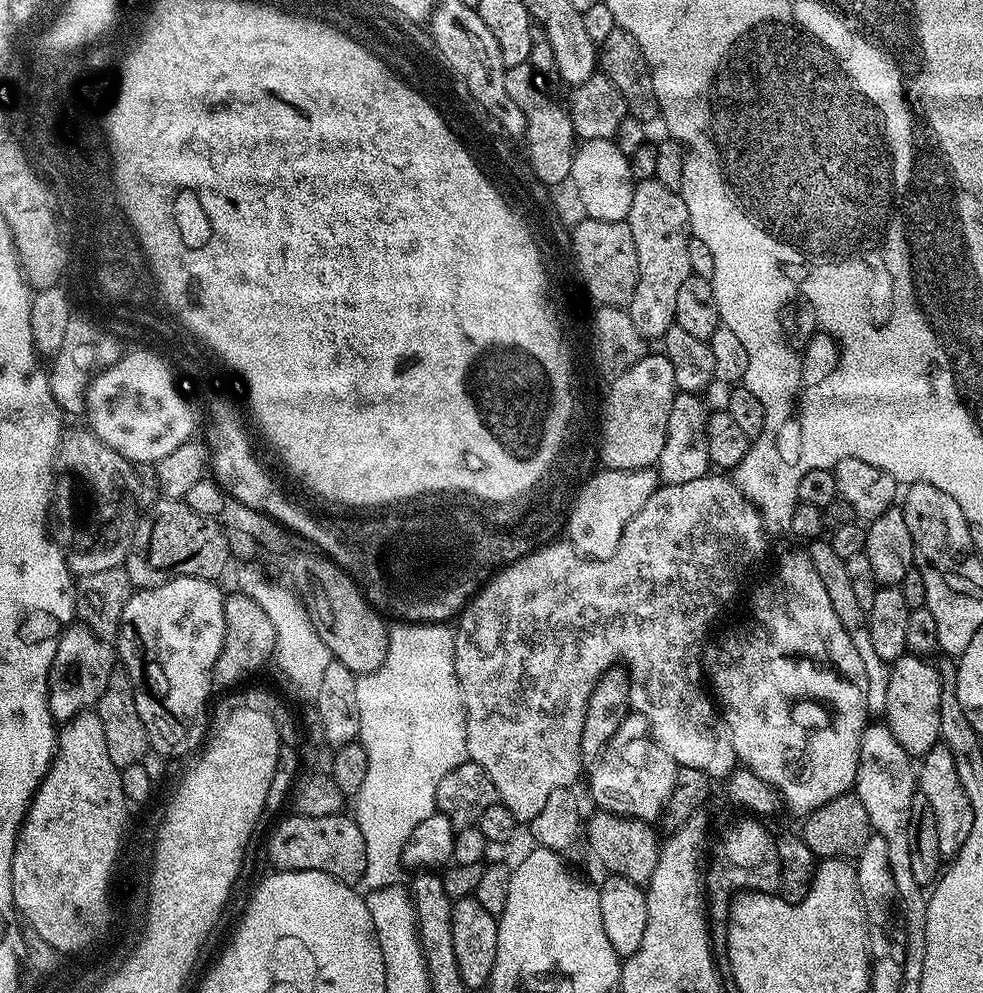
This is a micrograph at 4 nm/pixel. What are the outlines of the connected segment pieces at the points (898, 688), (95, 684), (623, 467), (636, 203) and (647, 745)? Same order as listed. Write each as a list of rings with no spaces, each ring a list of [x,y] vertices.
[[[905,654],[891,665],[883,719],[898,745],[912,758],[923,758],[940,738],[940,670],[925,657]]]
[[[76,622],[65,627],[55,641],[54,662],[50,666],[48,675],[48,705],[50,714],[58,722],[67,722],[77,716],[79,712],[95,709],[96,703],[102,698],[102,690],[106,690],[106,682],[110,682],[110,674],[118,664],[118,656],[113,645],[104,641],[103,635],[97,634],[88,627],[87,623]]]
[[[645,354],[630,370],[626,370],[626,374],[615,377],[611,384],[603,400],[603,467],[613,472],[636,472],[639,468],[652,468],[662,454],[662,445],[666,442],[666,418],[670,416],[670,406],[678,391],[674,382],[674,366],[670,366],[662,354]]]
[[[655,178],[642,180],[633,190],[626,221],[634,238],[634,250],[638,250],[638,282],[626,310],[630,314],[630,322],[634,322],[638,334],[642,334],[645,341],[659,341],[666,330],[673,327],[678,289],[692,275],[686,202],[677,189],[662,186],[662,182]]]
[[[630,712],[621,719],[612,740],[591,766],[592,777],[588,780],[588,788],[592,791],[597,809],[645,822],[661,819],[664,803],[676,785],[678,765],[650,731],[647,718],[642,714]]]

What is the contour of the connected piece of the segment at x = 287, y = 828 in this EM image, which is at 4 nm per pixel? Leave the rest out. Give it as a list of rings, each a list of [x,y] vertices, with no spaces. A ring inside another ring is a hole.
[[[295,814],[289,815],[289,820],[284,820],[272,832],[272,837],[268,840],[268,860],[273,865],[273,869],[281,872],[301,872],[302,870],[318,870],[322,874],[330,874],[336,880],[340,880],[343,884],[359,885],[364,879],[364,871],[366,870],[366,842],[362,839],[362,830],[358,830],[355,819],[351,815],[341,814],[338,816],[327,816],[326,818],[306,818]]]

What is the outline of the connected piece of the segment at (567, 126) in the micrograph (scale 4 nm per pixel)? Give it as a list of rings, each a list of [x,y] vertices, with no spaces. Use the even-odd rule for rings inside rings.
[[[529,63],[509,68],[506,71],[506,94],[510,94],[514,106],[522,110],[524,128],[529,133],[536,172],[544,177],[545,184],[563,184],[571,174],[572,157],[577,149],[578,137],[576,131],[572,129],[567,107],[563,103],[555,104],[536,85],[536,81],[538,76]]]

